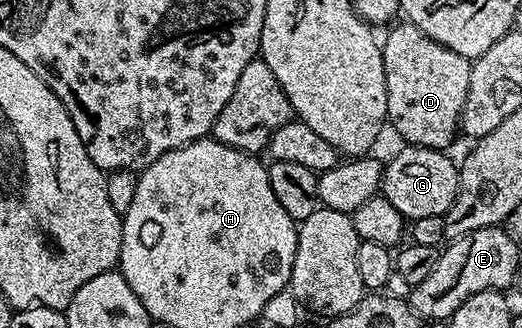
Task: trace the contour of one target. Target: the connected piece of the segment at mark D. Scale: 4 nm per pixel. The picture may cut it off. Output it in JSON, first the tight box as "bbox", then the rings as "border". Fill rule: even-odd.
{"bbox":[382,22,472,151],"border":[[[412,22],[392,25],[387,39],[382,39],[387,89],[387,122],[409,146],[424,146],[446,151],[447,145],[460,133],[459,118],[469,92],[472,59],[457,56],[449,48],[437,44]],[[395,26],[395,27],[394,27]]]}

